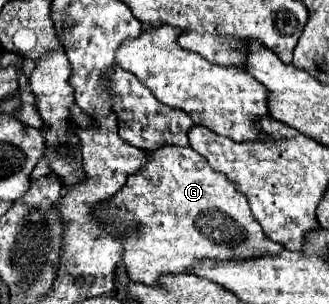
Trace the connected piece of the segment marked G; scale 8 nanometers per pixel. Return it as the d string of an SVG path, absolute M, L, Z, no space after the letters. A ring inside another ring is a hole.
M164 146L148 154L148 164L134 176L128 178L122 192L118 192L106 206L98 206L96 216L106 218L110 224L130 224L138 222L140 232L126 234L124 244L124 264L132 282L142 282L146 286L158 286L158 280L166 274L184 274L190 272L202 260L222 262L222 260L246 260L260 258L266 254L280 254L282 244L264 236L260 224L252 216L246 198L228 182L222 174L210 168L206 158L196 150L182 146Z

